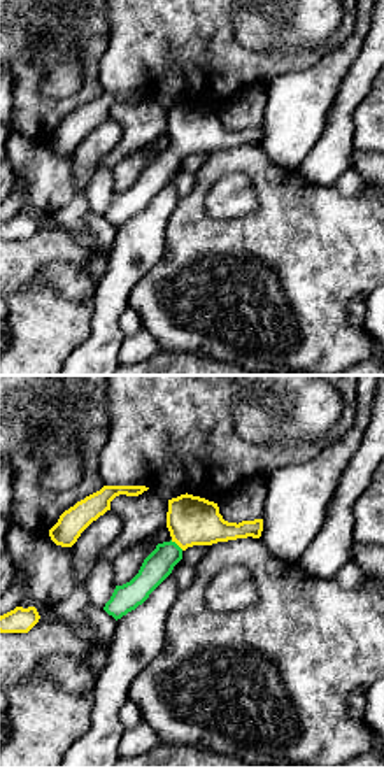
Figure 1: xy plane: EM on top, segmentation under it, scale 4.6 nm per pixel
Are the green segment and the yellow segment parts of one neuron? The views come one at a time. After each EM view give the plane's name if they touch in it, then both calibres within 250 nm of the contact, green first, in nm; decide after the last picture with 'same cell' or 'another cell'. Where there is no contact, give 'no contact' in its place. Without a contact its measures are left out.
contact in xy; calibres 140 and 220 nm

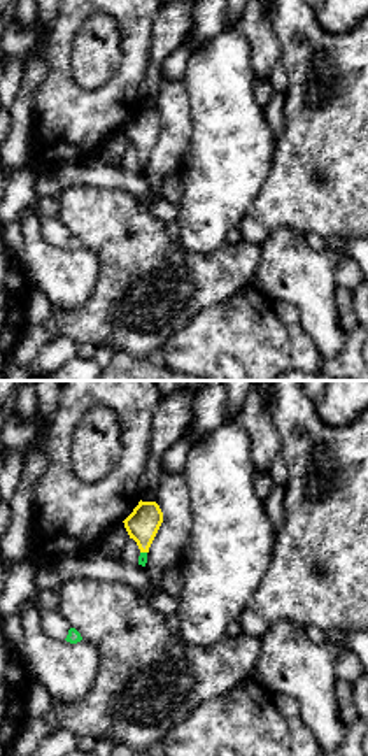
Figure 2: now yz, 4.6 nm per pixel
contact in yz; calibres 50 and 150 nm

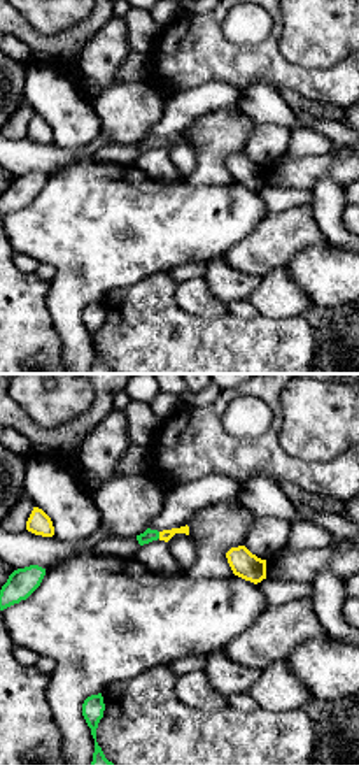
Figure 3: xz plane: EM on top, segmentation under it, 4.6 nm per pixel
contact in xz; calibres 60 and 50 nm

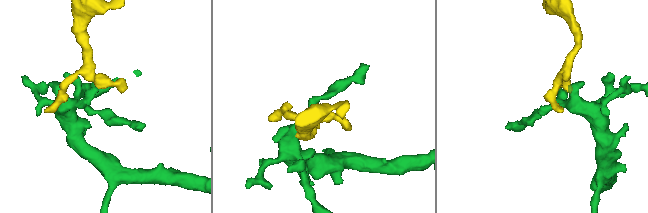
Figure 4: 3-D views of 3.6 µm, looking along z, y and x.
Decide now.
same cell

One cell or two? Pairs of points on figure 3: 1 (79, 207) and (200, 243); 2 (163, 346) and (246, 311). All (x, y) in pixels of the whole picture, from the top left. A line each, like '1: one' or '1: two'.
1: one
2: two

